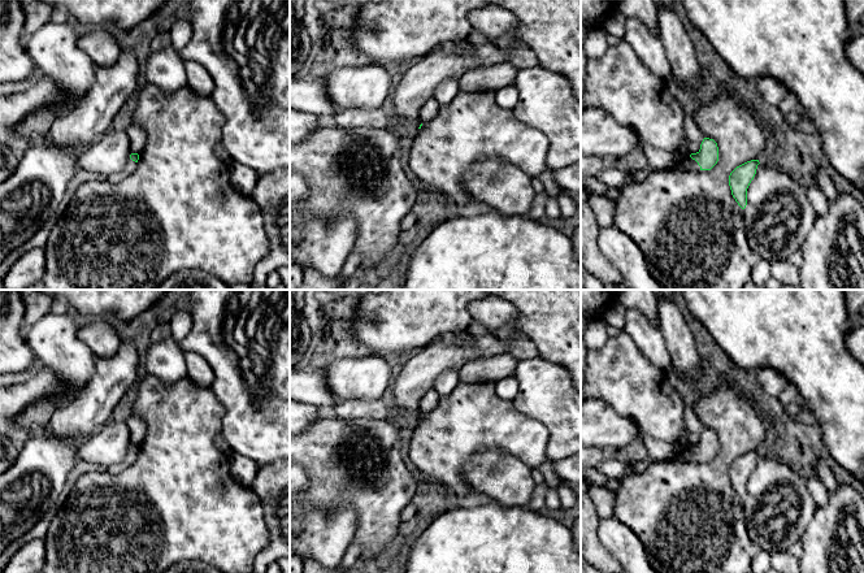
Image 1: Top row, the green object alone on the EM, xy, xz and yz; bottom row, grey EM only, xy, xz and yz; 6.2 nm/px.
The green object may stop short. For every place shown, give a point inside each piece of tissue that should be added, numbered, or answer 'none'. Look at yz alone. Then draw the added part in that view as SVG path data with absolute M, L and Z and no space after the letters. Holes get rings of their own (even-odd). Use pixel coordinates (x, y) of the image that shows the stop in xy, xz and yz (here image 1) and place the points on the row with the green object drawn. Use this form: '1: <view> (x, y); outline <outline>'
1: yz (685, 163); outline M681 153L676 166L681 170L700 170L700 166L690 157L690 153Z

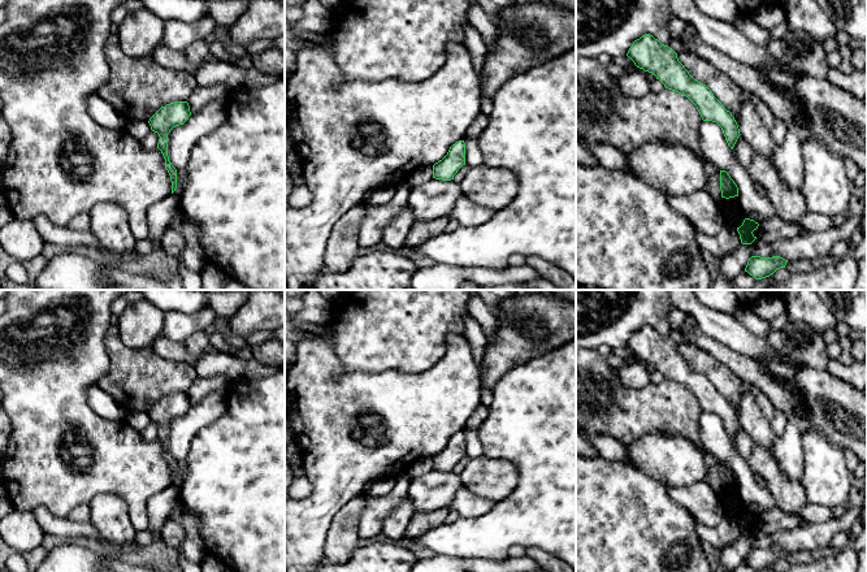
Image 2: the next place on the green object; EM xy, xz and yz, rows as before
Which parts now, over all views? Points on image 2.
none

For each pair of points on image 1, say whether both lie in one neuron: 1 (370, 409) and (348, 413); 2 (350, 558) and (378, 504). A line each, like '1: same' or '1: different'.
1: same
2: different

